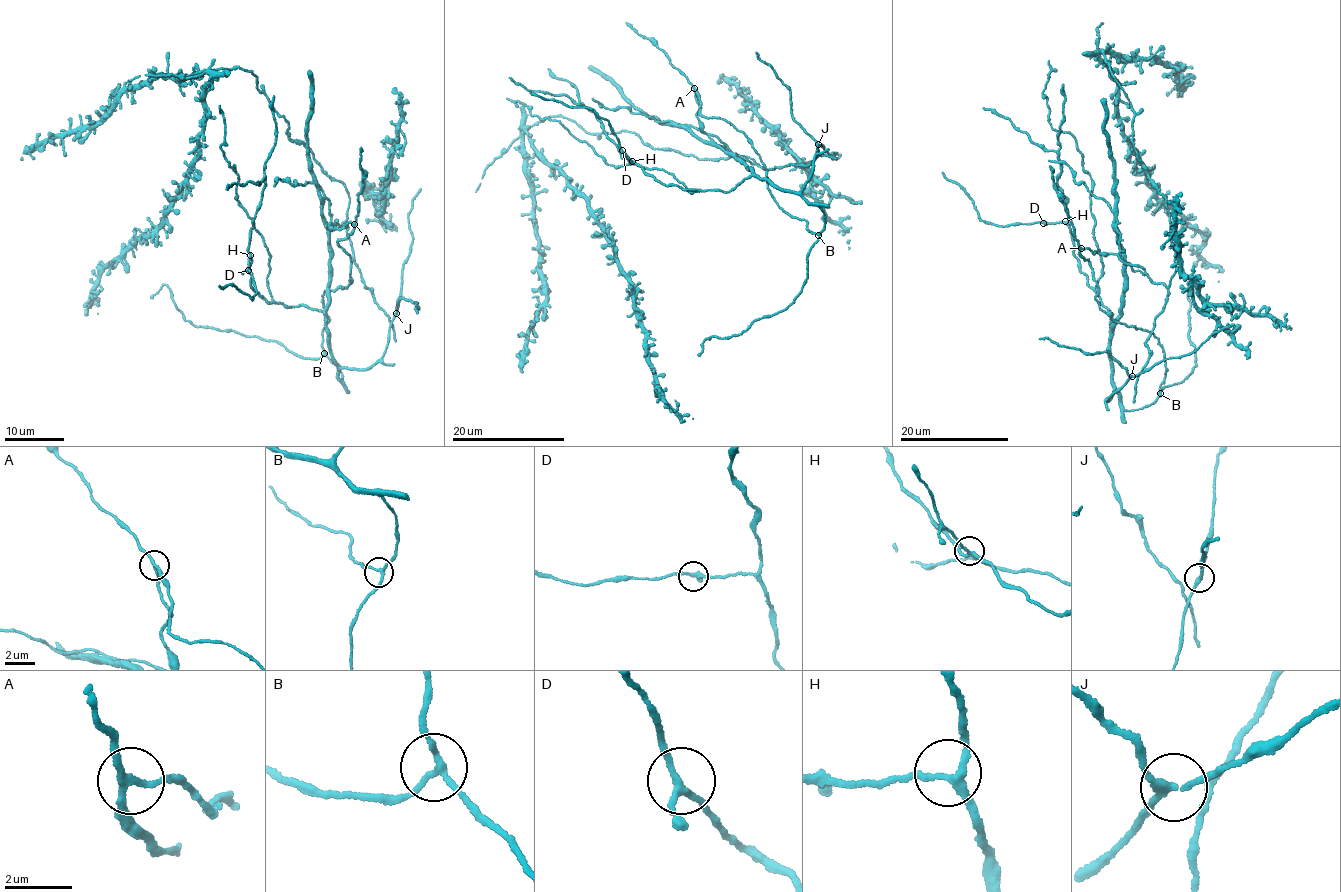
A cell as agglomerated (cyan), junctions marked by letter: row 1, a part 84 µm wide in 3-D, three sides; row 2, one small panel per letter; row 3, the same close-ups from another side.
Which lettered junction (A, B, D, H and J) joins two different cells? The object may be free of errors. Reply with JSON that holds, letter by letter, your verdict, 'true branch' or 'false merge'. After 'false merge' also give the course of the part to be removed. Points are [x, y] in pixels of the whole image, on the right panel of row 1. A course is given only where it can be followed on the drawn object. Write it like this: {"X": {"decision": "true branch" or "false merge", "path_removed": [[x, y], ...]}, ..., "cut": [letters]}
{"A": {"decision": "false merge", "path_removed": [[1081, 249], [1137, 264], [1154, 282], [1176, 271], [1169, 210], [1096, 46], [1101, 23]]}, "B": {"decision": "true branch"}, "D": {"decision": "true branch"}, "H": {"decision": "true branch"}, "J": {"decision": "true branch"}, "cut": ["A"]}

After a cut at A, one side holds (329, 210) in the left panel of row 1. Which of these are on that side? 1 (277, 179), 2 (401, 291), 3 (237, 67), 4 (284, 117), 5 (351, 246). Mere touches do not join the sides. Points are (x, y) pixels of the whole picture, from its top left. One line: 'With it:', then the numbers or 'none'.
With it: 1, 3, 4, 5

